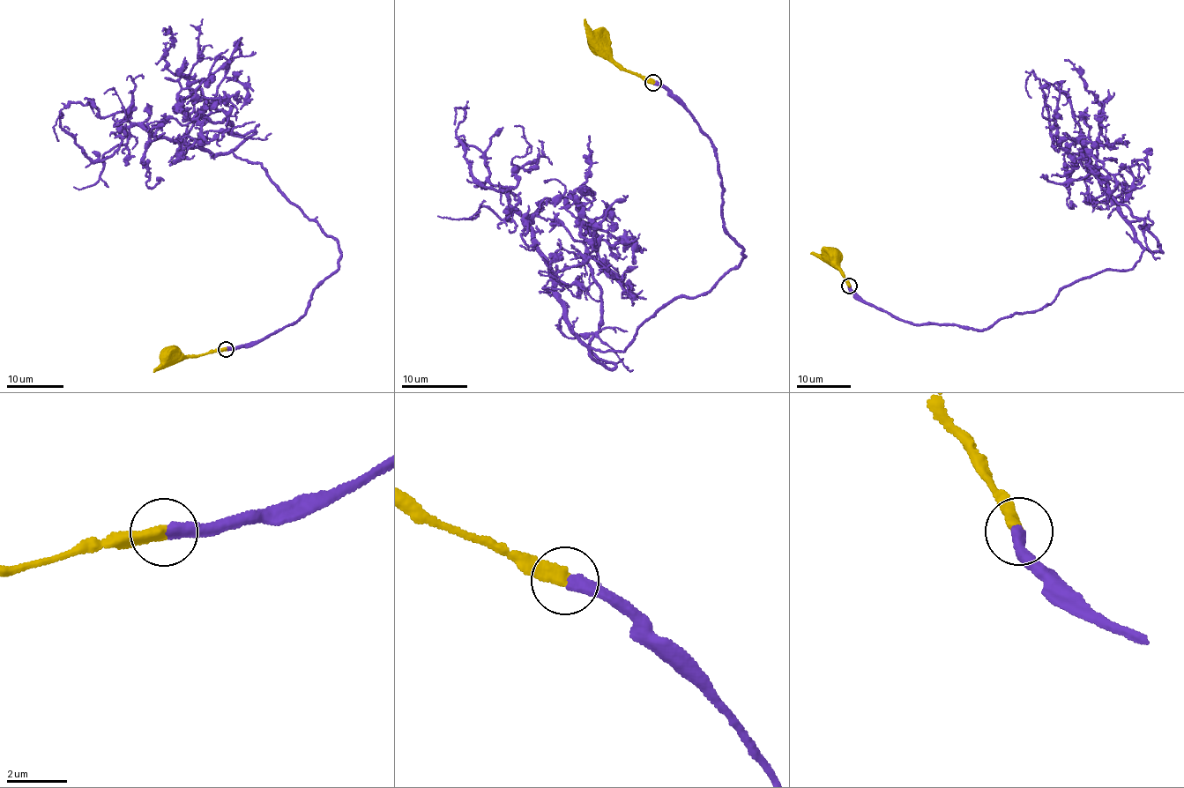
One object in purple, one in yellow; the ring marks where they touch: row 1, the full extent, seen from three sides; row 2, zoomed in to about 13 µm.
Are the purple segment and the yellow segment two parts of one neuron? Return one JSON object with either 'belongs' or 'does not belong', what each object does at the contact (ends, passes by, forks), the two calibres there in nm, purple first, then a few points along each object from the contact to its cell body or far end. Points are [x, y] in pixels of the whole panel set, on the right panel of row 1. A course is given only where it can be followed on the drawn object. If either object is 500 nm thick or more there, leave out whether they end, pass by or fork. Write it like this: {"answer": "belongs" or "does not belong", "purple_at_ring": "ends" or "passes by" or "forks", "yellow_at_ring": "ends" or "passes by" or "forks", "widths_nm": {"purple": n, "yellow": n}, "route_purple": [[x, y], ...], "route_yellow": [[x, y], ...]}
{"answer": "belongs", "purple_at_ring": "ends", "yellow_at_ring": "ends", "widths_nm": {"purple": 400, "yellow": 460}, "route_purple": [[850, 285], [901, 320], [981, 330], [1132, 268], [1143, 248], [1084, 145], [1053, 145], [1032, 71], [1031, 98]], "route_yellow": [[850, 285], [831, 257]]}

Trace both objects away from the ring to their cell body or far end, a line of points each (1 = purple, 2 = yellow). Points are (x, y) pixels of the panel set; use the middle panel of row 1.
1: (652, 83), (708, 137), (745, 258), (622, 351), (576, 337), (510, 189), (465, 156), (465, 108), (454, 125)
2: (652, 83), (621, 69), (600, 43)

